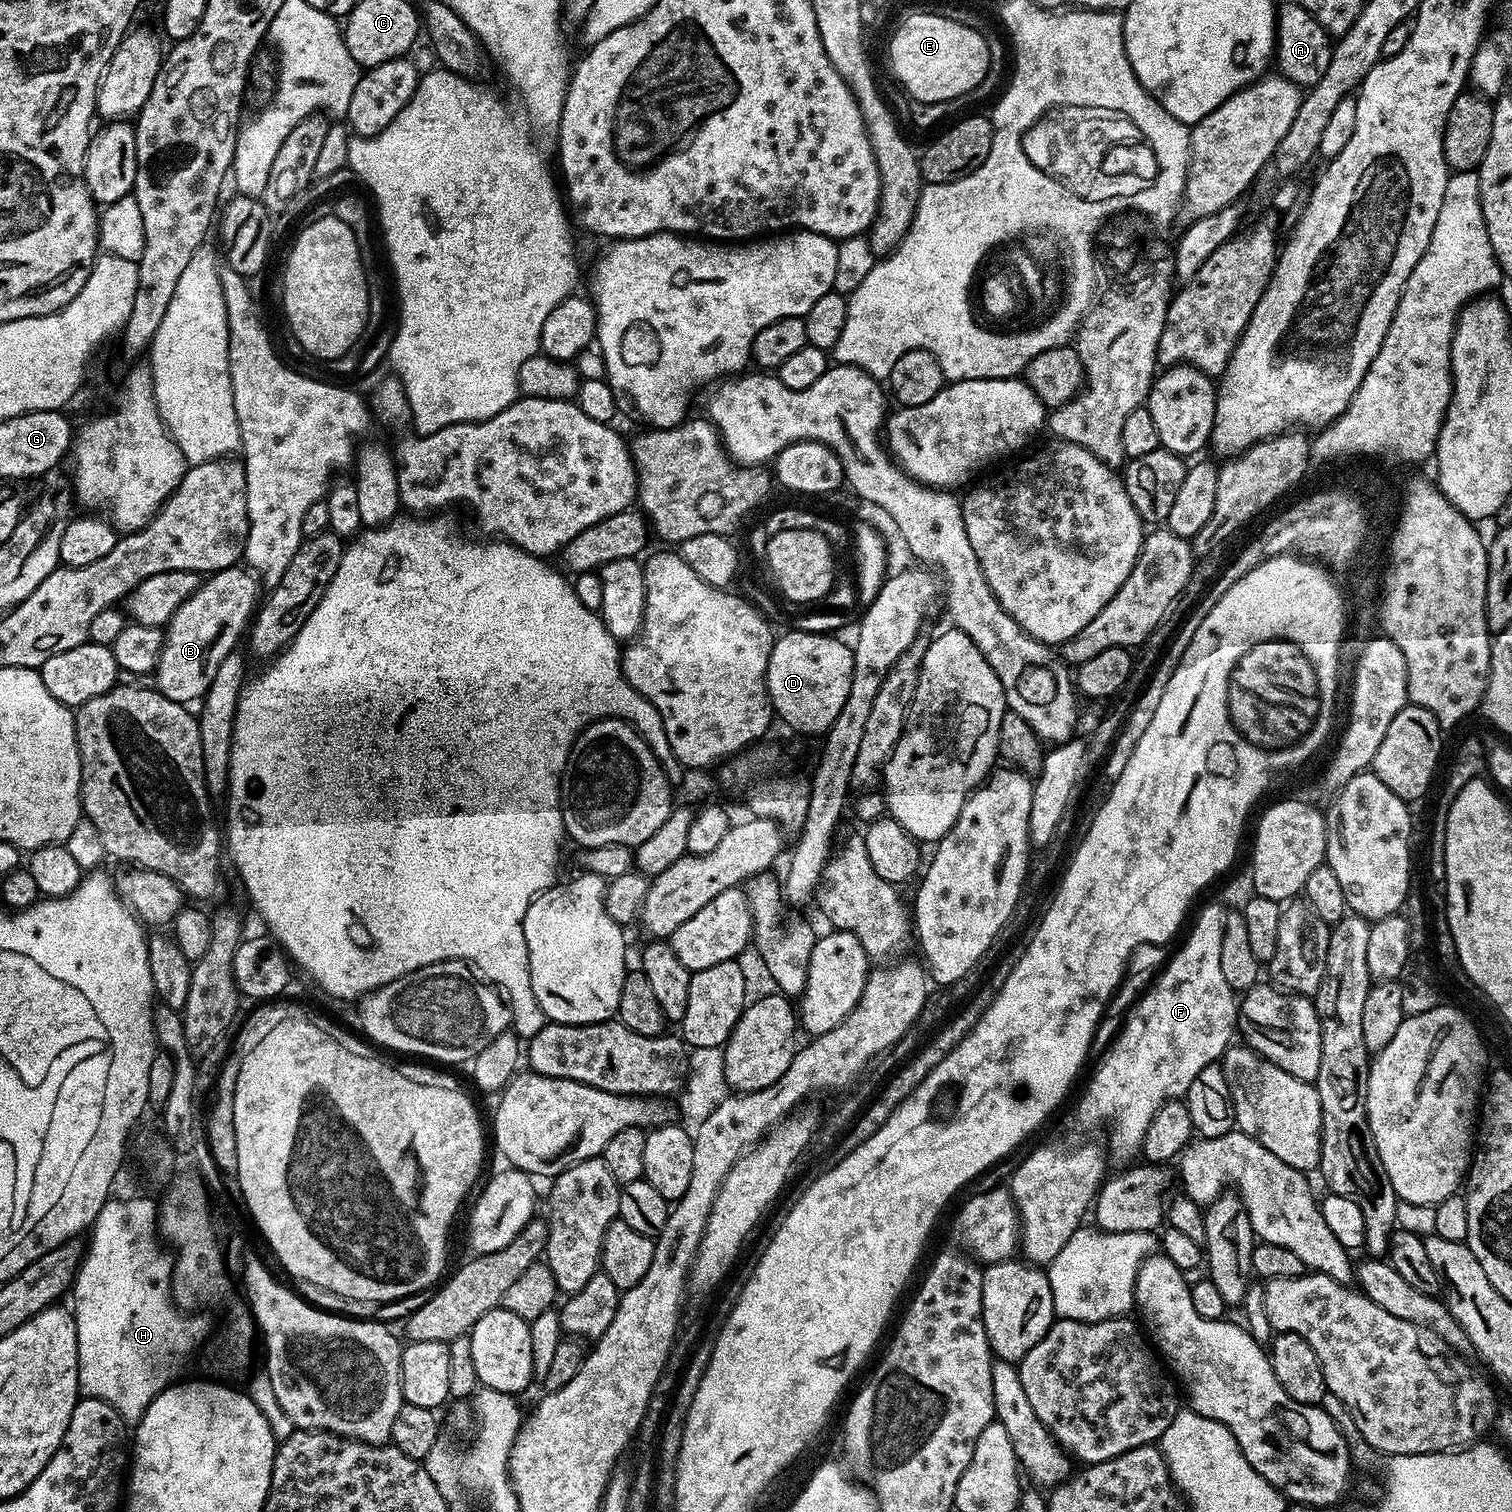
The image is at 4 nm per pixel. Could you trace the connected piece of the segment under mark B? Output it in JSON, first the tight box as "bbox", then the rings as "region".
{"bbox":[154,566,262,706],"region":[[[233,566],[224,568],[220,572],[211,573],[200,587],[194,590],[194,594],[190,594],[190,598],[186,598],[186,602],[182,602],[182,606],[178,606],[178,610],[174,610],[174,614],[168,619],[164,628],[164,645],[154,673],[156,688],[163,696],[188,706],[191,705],[191,700],[199,701],[208,693],[210,682],[214,682],[214,674],[218,674],[218,666],[222,666],[222,658],[226,658],[226,654],[237,651],[239,644],[236,643],[239,640],[241,643],[242,637],[257,611],[256,595],[259,592],[262,592],[262,588],[257,577],[247,567]]]}

